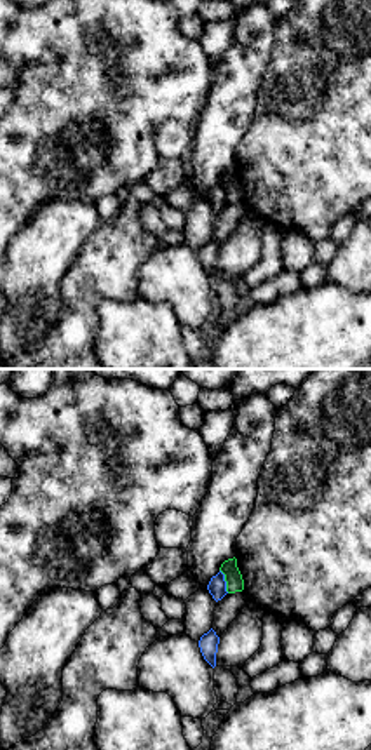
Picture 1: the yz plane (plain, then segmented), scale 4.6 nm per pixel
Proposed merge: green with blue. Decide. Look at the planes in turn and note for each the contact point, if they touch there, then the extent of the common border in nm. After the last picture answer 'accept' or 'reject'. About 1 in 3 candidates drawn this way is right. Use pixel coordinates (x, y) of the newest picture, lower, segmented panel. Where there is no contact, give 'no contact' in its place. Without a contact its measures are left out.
contact (225, 580); length 120 nm

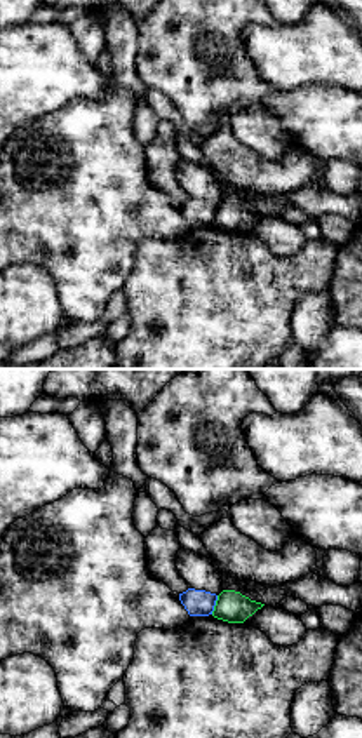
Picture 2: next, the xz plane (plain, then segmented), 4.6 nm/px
contact (216, 604); length 90 nm

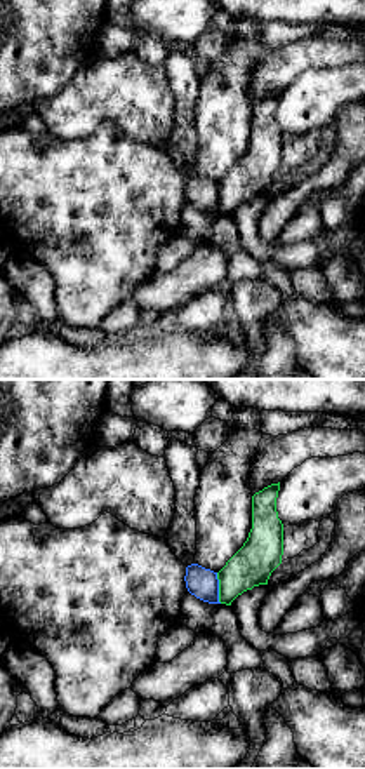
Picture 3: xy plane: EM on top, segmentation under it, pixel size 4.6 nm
contact (219, 588); length 150 nm

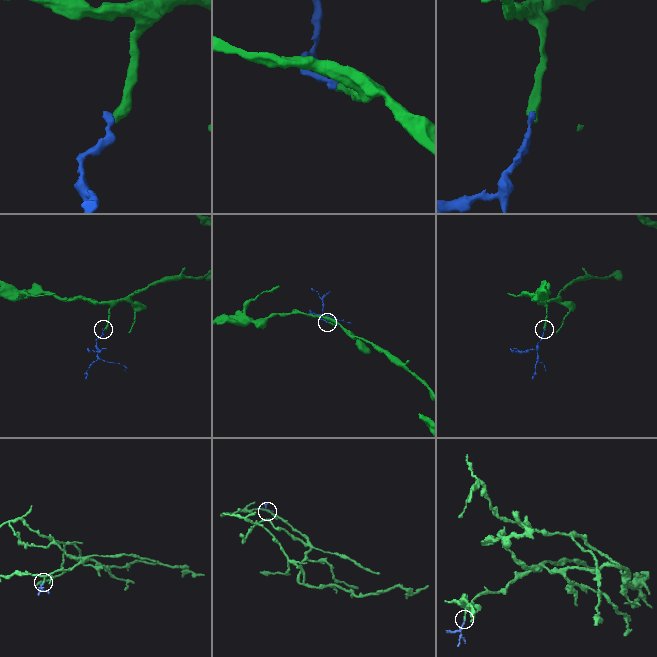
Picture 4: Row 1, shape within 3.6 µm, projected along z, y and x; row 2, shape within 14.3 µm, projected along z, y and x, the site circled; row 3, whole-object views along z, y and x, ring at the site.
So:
reject

